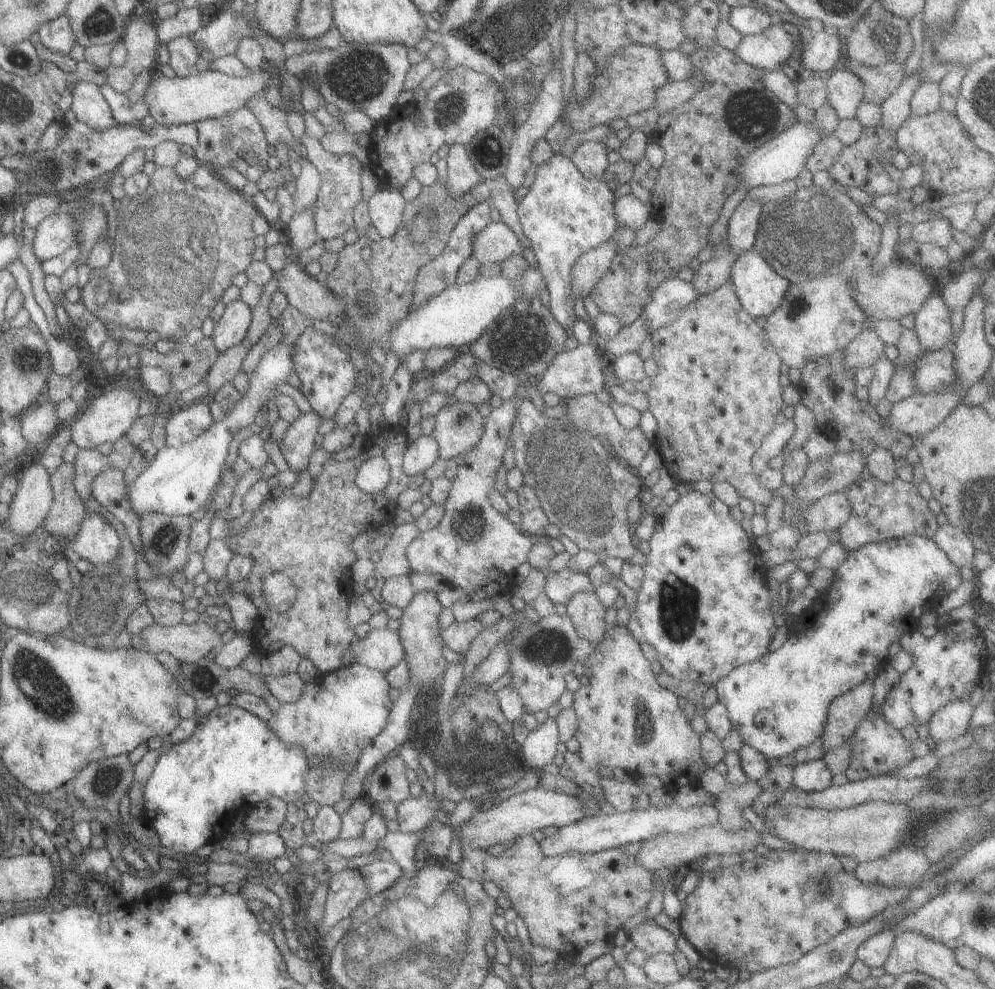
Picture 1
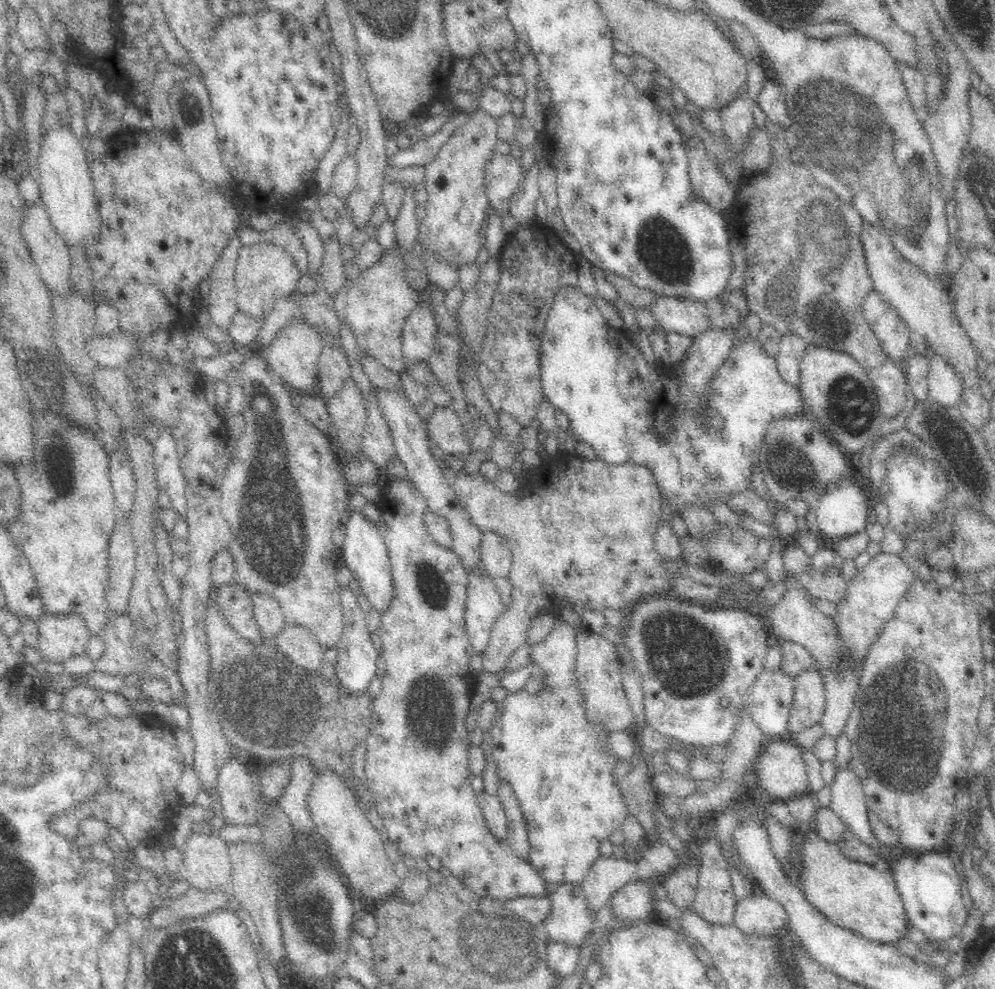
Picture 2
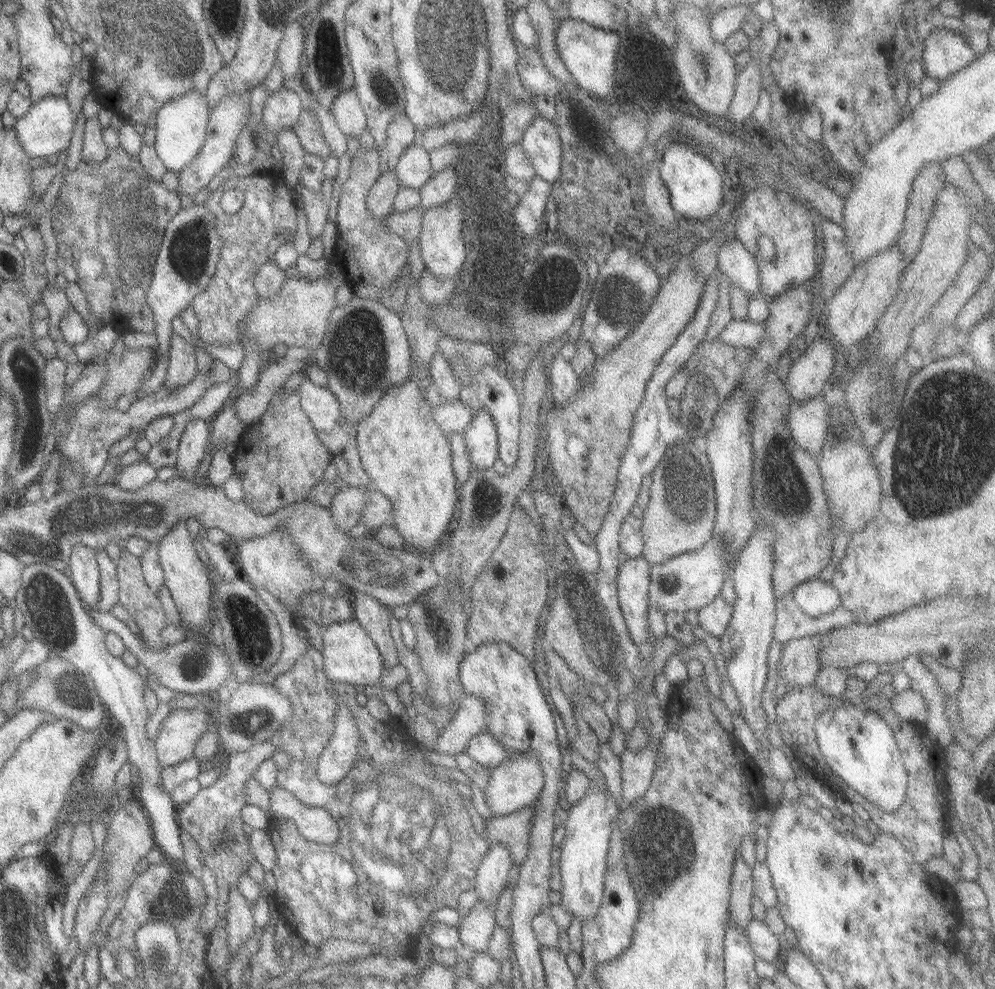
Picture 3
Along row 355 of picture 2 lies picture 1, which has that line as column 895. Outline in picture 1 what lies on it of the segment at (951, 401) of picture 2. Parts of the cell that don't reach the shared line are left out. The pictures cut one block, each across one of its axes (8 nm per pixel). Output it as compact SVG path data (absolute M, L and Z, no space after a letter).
M890 928L861 941L861 944L855 950L854 960L859 960L867 968L881 966L891 952L891 948L893 948L896 933L895 928Z

